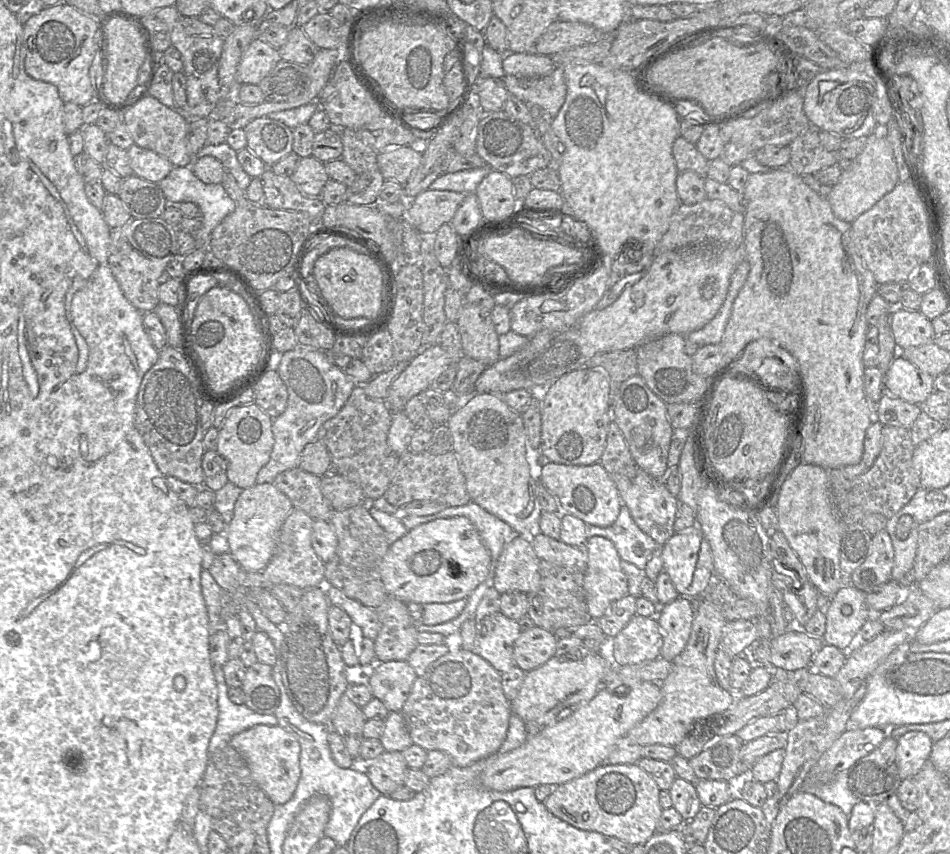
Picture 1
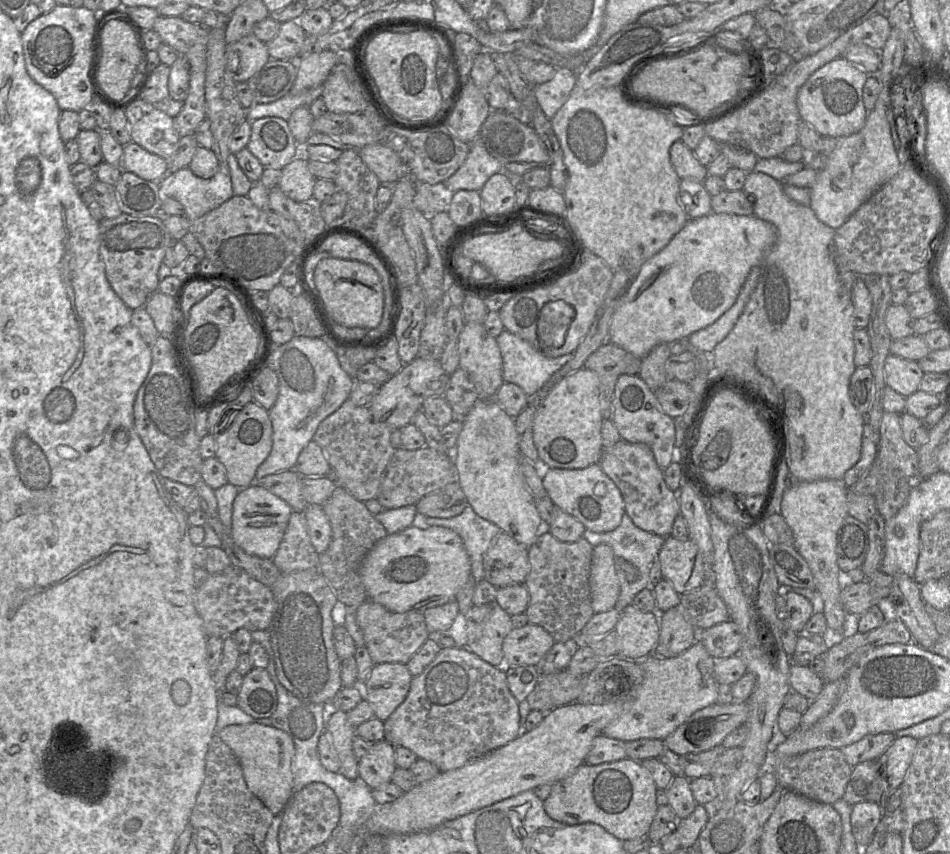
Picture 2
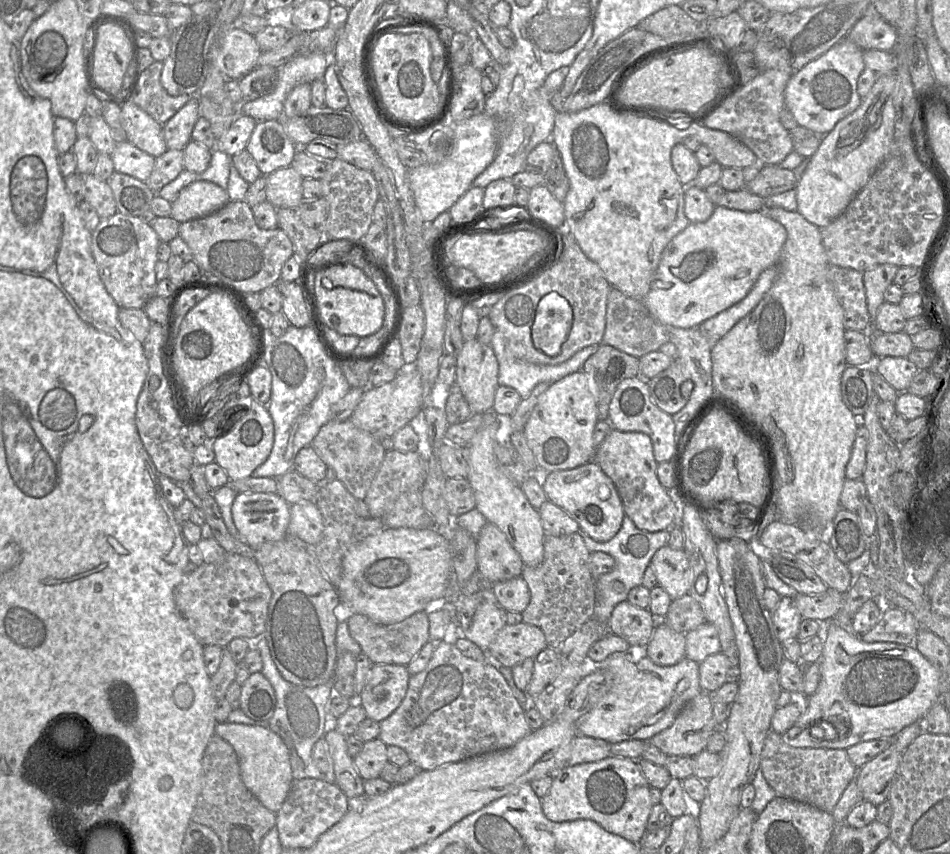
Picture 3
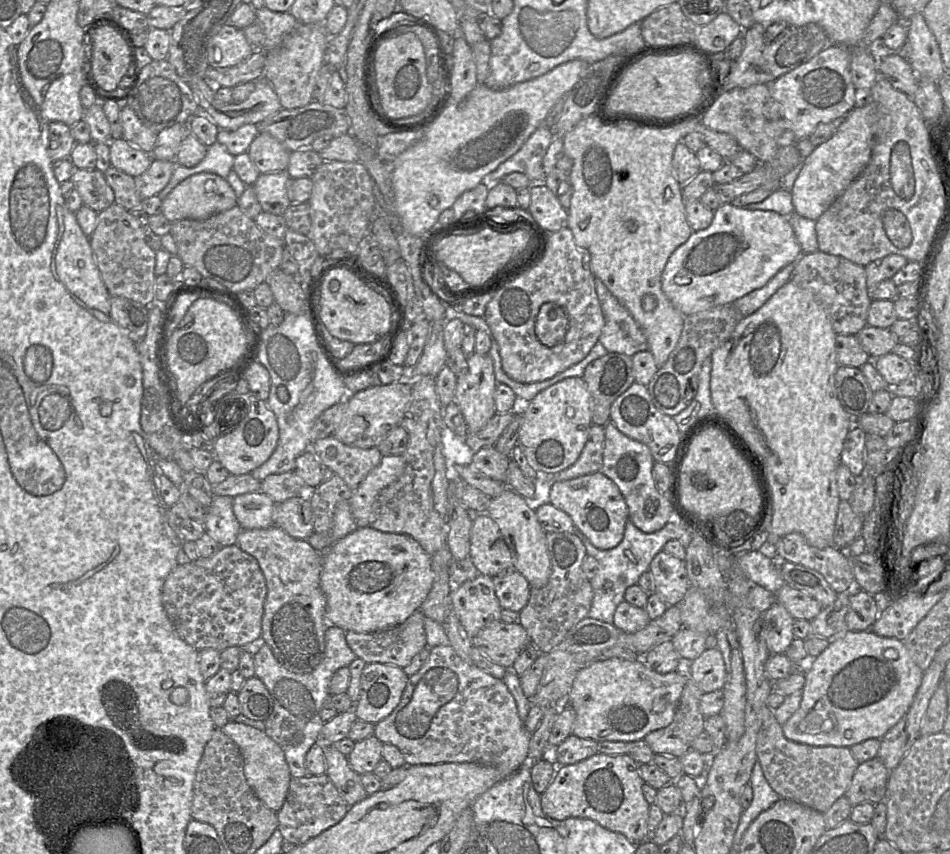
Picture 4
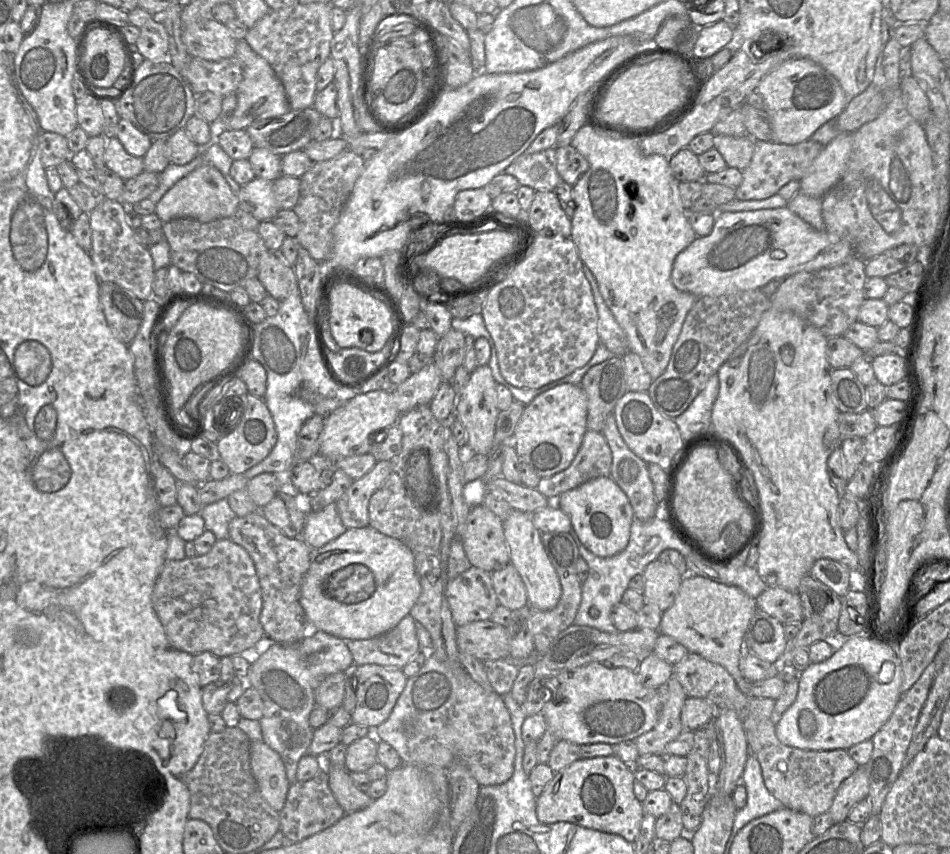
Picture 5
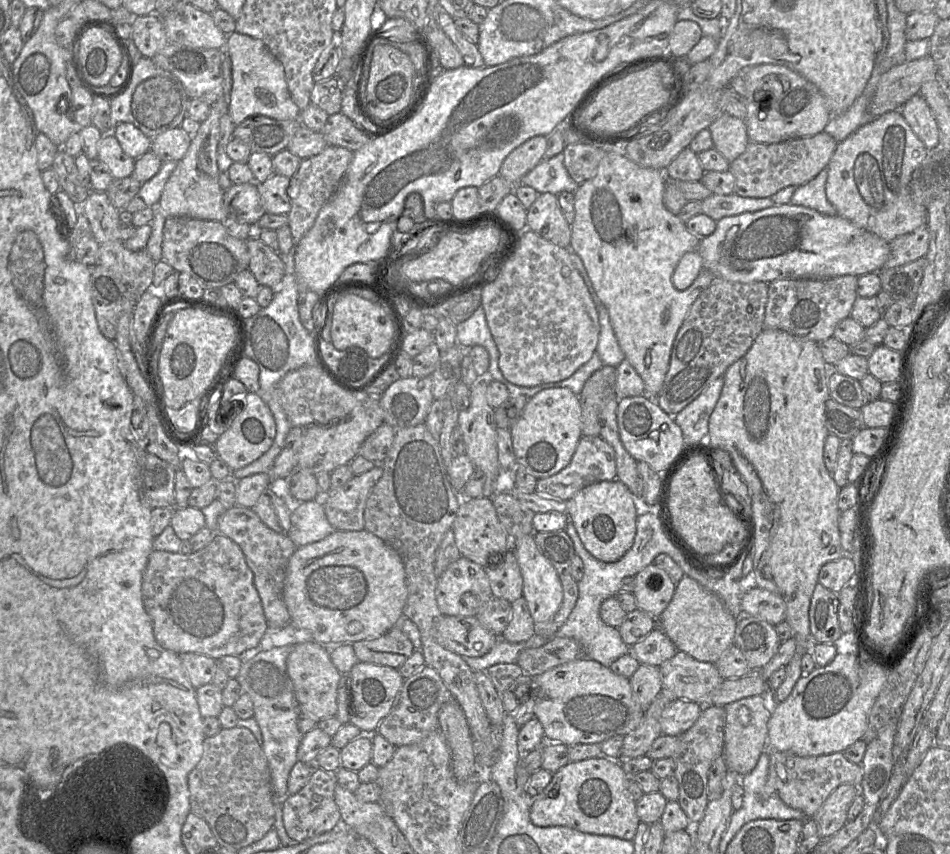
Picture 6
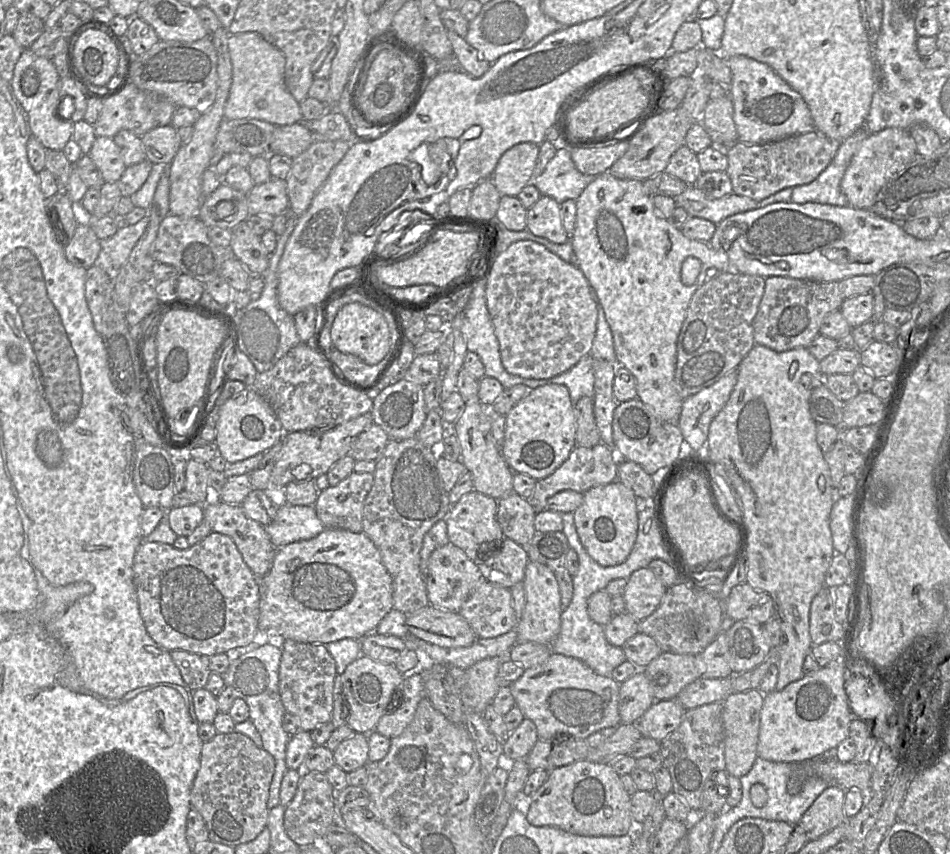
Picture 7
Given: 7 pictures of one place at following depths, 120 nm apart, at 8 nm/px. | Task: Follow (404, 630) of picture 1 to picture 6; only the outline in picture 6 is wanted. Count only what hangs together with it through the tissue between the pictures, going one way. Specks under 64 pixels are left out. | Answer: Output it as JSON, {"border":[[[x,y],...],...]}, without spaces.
{"border":[[[397,627],[375,639],[352,644],[358,661],[399,669],[414,653],[415,648],[407,635]]]}

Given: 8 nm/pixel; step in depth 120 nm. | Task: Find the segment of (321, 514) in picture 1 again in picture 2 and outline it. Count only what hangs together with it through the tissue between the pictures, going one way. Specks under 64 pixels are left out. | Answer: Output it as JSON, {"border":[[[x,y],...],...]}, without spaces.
{"border":[[[287,470],[255,480],[254,483],[283,499],[293,511],[304,512],[309,504],[302,493],[302,478],[295,470]]]}

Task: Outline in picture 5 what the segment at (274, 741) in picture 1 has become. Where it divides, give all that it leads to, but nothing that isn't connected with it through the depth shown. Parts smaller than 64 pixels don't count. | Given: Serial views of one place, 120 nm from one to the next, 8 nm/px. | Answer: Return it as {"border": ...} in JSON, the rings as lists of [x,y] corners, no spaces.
{"border":[[[263,740],[250,741],[250,764],[261,795],[279,812],[285,805],[290,787],[280,755]]]}

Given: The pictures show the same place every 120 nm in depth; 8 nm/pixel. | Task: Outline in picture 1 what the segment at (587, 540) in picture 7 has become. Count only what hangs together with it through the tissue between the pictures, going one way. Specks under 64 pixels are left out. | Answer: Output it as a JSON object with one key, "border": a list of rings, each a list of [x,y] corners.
{"border":[[[549,462],[541,469],[540,481],[555,497],[562,513],[572,514],[586,524],[608,527],[619,516],[622,506],[619,491],[600,462],[588,466]]]}

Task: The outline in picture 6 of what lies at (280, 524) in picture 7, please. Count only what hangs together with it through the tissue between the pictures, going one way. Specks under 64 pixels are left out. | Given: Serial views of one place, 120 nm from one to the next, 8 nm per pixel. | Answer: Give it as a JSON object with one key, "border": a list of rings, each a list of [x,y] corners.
{"border":[[[321,497],[301,502],[291,513],[291,528],[287,536],[298,548],[318,542],[334,531],[326,517]]]}

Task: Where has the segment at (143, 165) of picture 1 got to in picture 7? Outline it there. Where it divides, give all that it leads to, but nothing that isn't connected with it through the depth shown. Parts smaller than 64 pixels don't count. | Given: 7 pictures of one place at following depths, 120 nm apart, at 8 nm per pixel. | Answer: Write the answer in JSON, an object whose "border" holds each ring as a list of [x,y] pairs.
{"border":[[[96,137],[88,155],[100,170],[104,182],[117,182],[126,169],[113,137]]]}

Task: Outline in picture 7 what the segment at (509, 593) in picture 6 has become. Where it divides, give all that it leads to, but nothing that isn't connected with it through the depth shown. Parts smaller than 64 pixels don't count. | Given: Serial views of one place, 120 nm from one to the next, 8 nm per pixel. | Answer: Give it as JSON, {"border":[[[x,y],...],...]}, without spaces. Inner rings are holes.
{"border":[[[504,538],[502,542],[484,543],[478,552],[481,560],[478,567],[486,581],[511,589],[524,580],[526,565],[529,562],[526,547]],[[500,545],[500,548],[495,548]],[[484,548],[490,550],[486,549],[482,553]]]}

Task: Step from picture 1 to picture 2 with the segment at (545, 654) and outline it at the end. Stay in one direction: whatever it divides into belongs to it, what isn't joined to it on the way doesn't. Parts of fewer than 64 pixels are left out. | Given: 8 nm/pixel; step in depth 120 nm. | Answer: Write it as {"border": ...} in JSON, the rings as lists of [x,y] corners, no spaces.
{"border":[[[530,622],[520,628],[513,628],[505,637],[502,645],[505,667],[537,666],[543,656],[554,645],[553,637],[541,626]]]}

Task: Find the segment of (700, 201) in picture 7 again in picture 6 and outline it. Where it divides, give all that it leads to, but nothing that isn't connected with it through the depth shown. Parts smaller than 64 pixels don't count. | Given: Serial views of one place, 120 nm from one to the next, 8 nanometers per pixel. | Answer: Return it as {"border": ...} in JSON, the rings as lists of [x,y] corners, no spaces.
{"border":[[[734,192],[726,195],[711,194],[701,202],[702,214],[709,216],[715,221],[745,212],[760,211],[776,205],[771,197],[741,197]]]}

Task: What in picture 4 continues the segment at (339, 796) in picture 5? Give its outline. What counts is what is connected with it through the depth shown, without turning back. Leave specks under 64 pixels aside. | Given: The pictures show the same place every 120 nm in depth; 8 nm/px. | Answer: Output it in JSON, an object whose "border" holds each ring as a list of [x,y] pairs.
{"border":[[[334,745],[324,747],[324,756],[326,775],[348,806],[352,806],[368,796],[361,784],[360,775],[349,765],[348,756],[343,755]]]}

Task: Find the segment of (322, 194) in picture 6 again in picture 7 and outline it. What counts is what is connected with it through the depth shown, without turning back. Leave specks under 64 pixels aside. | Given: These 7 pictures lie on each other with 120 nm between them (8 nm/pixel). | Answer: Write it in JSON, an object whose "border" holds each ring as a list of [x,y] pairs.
{"border":[[[346,141],[313,142],[308,149],[292,159],[292,167],[285,181],[289,212],[294,217],[298,218],[307,211],[350,145],[351,142]]]}

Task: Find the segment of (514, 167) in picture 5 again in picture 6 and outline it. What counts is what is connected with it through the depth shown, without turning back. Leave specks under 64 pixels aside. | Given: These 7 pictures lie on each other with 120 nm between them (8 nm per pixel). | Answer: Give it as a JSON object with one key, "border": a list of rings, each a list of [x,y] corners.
{"border":[[[563,152],[550,159],[543,159],[530,172],[524,175],[521,185],[535,189],[539,194],[552,193],[555,195],[561,192],[575,192],[579,186],[569,175],[564,165]]]}

